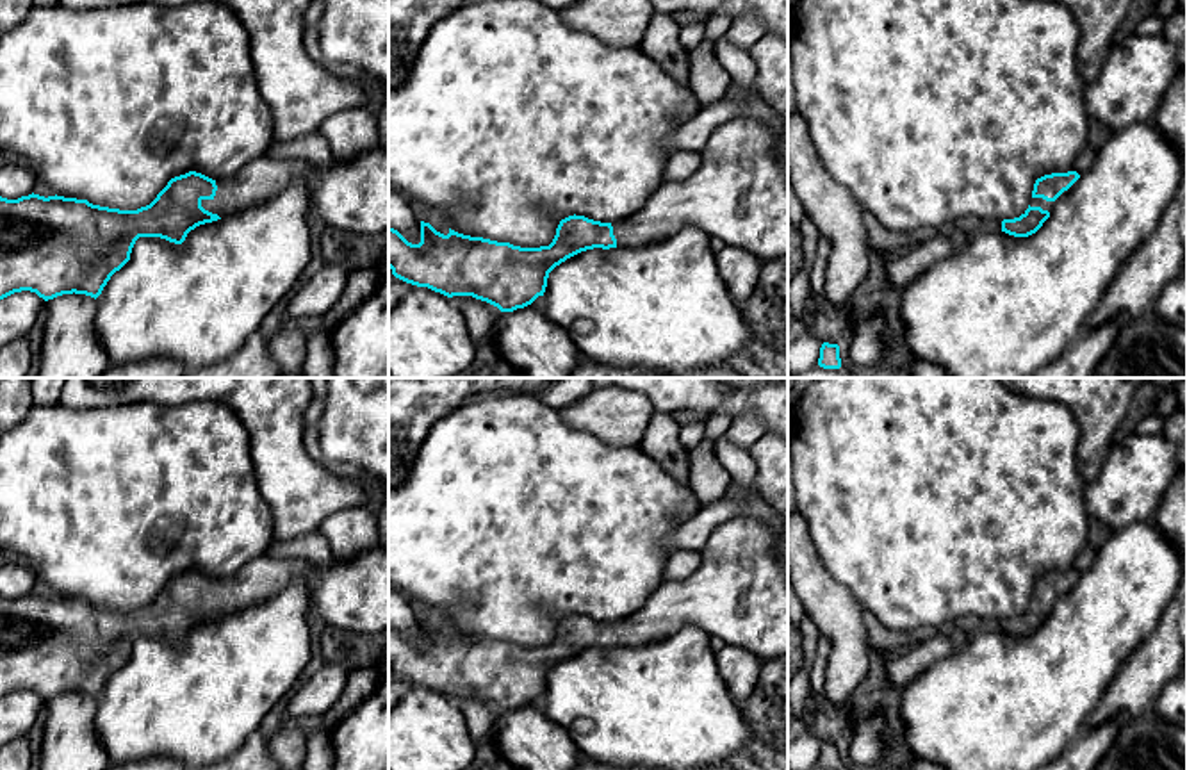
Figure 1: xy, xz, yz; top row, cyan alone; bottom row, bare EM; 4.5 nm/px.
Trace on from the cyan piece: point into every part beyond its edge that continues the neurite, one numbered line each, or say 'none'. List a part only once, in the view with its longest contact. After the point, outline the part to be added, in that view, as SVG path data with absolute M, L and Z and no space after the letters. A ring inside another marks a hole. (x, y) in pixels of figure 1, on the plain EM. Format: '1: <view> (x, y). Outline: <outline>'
1: xy (353, 596). Outline: M380 544L324 567L296 558L257 556L232 578L217 579L212 599L201 606L219 617L241 611L280 594L298 576L308 590L308 615L351 633L389 629L389 549Z

